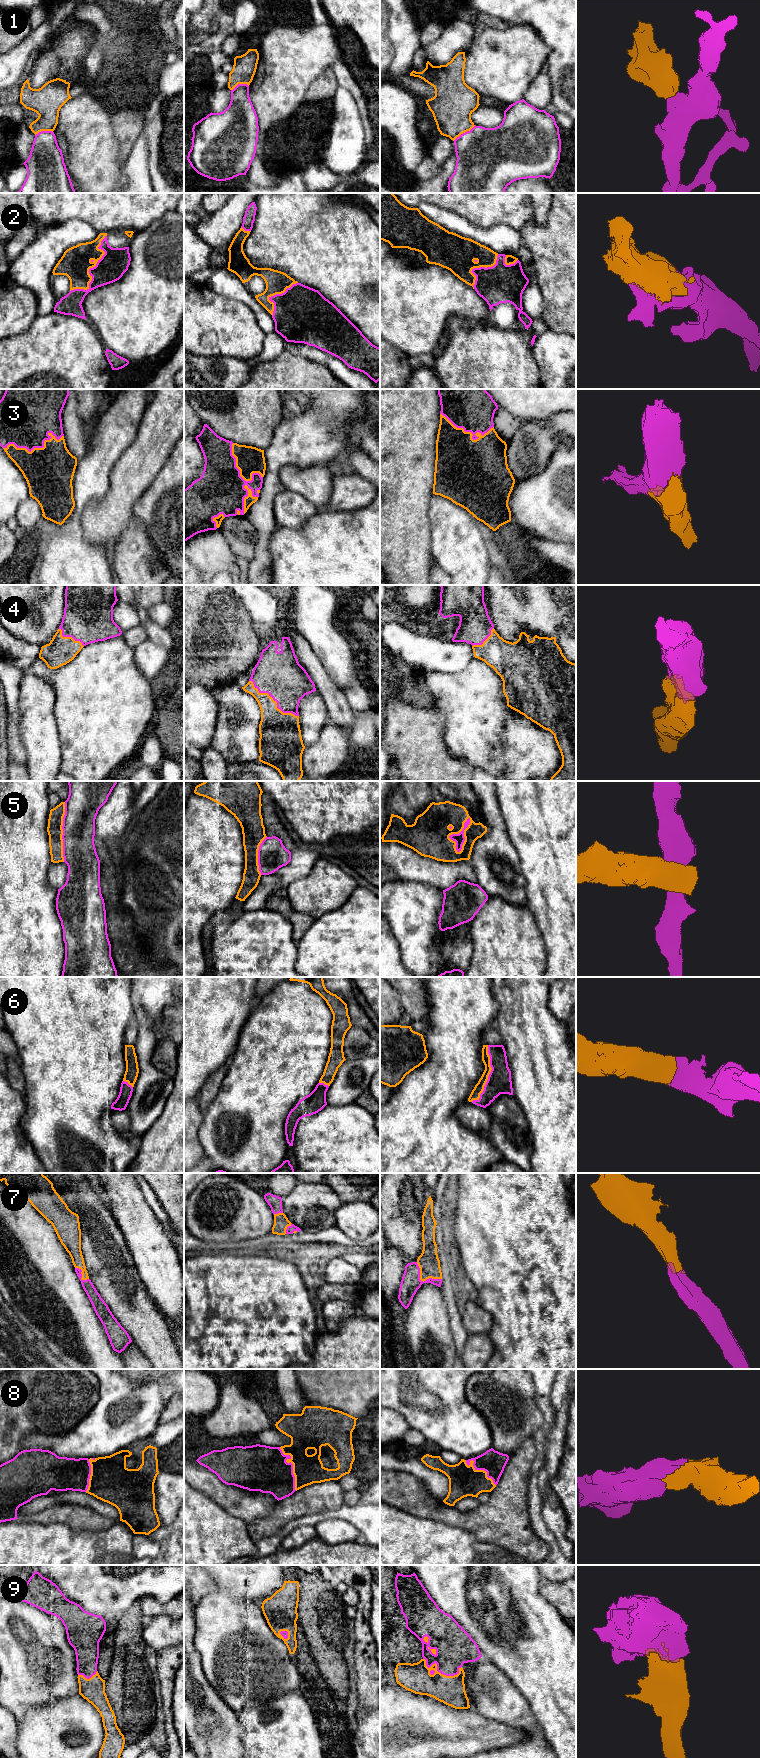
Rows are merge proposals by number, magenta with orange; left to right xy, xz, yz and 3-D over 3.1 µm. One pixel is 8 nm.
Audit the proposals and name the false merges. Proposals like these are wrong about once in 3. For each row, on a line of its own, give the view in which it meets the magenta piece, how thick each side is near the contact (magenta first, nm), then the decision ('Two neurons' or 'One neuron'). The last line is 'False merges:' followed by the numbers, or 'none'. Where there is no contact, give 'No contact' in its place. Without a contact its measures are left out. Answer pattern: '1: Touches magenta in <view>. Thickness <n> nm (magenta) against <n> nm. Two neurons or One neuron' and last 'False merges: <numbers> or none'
1: Touches magenta in yz. Thickness 460 nm (magenta) against 320 nm. Two neurons
2: Touches magenta in xy. Thickness 220 nm (magenta) against 240 nm. One neuron
3: Touches magenta in xy. Thickness 420 nm (magenta) against 400 nm. One neuron
4: Touches magenta in xz. Thickness 360 nm (magenta) against 300 nm. One neuron
5: Touches magenta in yz. Thickness 80 nm (magenta) against 280 nm. Two neurons
6: Touches magenta in yz. Thickness 190 nm (magenta) against 80 nm. One neuron
7: Touches magenta in yz. Thickness 160 nm (magenta) against 170 nm. One neuron
8: Touches magenta in xz. Thickness 380 nm (magenta) against 240 nm. One neuron
9: Touches magenta in yz. Thickness 300 nm (magenta) against 240 nm. One neuron
False merges: 1, 5

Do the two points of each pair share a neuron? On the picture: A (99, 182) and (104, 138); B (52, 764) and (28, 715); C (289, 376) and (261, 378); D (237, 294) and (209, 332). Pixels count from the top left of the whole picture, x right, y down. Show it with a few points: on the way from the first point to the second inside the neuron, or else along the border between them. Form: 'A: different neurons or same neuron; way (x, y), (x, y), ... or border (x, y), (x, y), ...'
A: same neuron; way (99, 171), (99, 149)
B: same neuron; way (43, 752), (38, 727)
C: same neuron; way (282, 378), (268, 378)
D: different neurons; border (211, 290), (242, 302), (253, 312)

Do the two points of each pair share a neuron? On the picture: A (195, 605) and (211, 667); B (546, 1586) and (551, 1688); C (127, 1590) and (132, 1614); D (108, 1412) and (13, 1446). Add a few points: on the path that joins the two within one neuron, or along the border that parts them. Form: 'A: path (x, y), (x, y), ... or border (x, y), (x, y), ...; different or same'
A: path (195, 620), (195, 627), (210, 642), (213, 652); same
B: border (542, 1581), (539, 1592), (555, 1607), (562, 1618); different
C: border (139, 1600), (136, 1600), (124, 1613); different
D: border (44, 1434), (28, 1433), (22, 1441), (21, 1450); different

